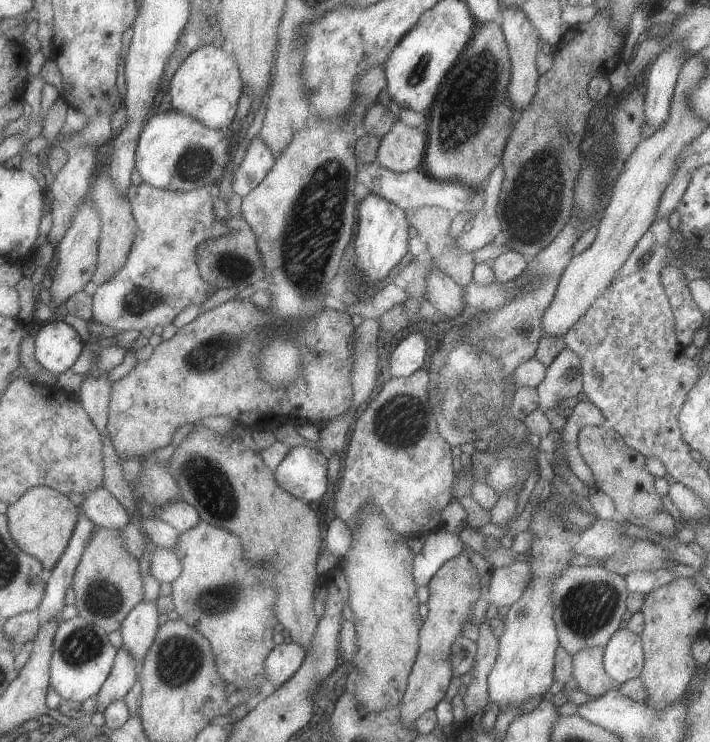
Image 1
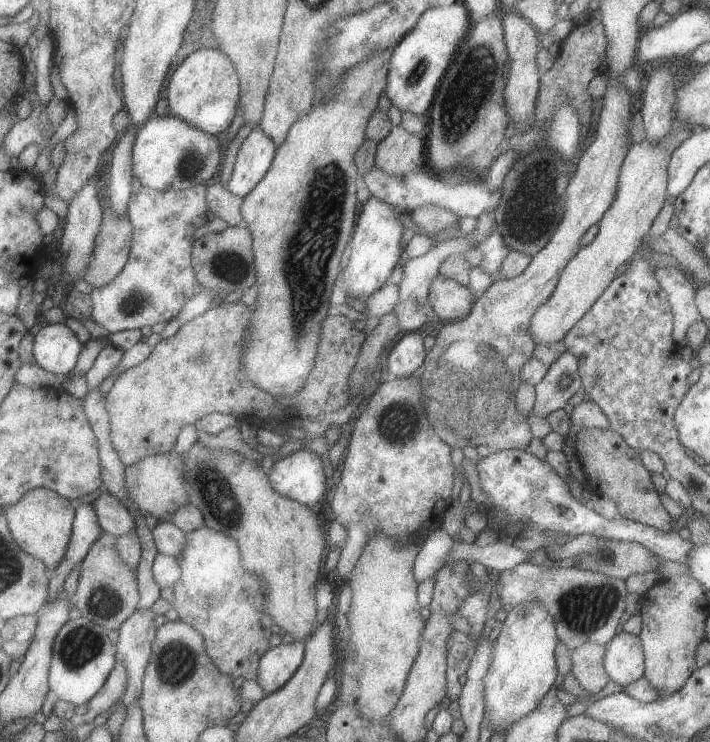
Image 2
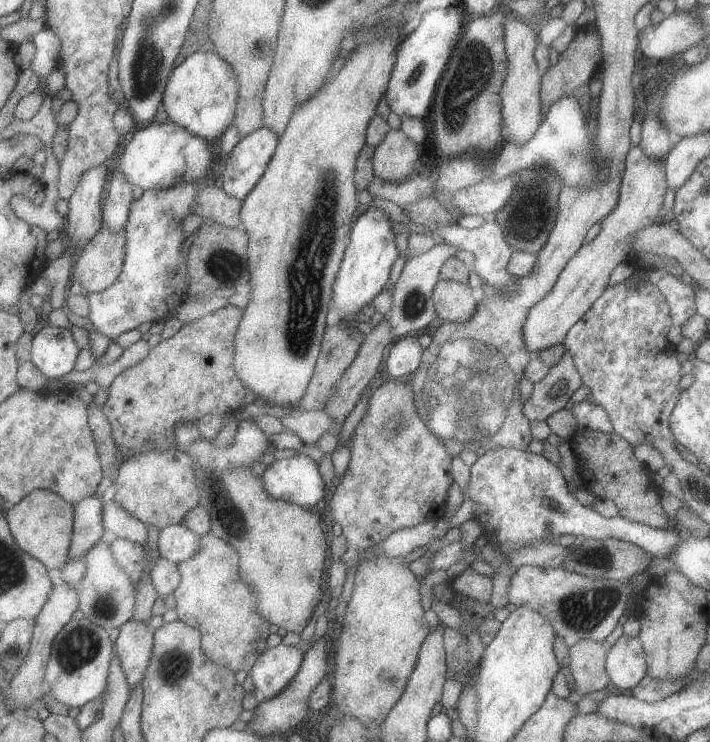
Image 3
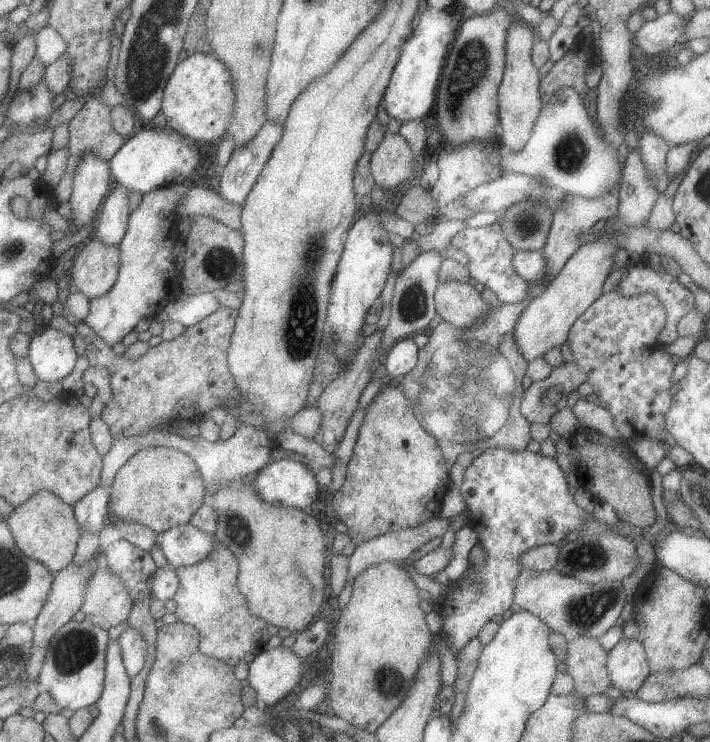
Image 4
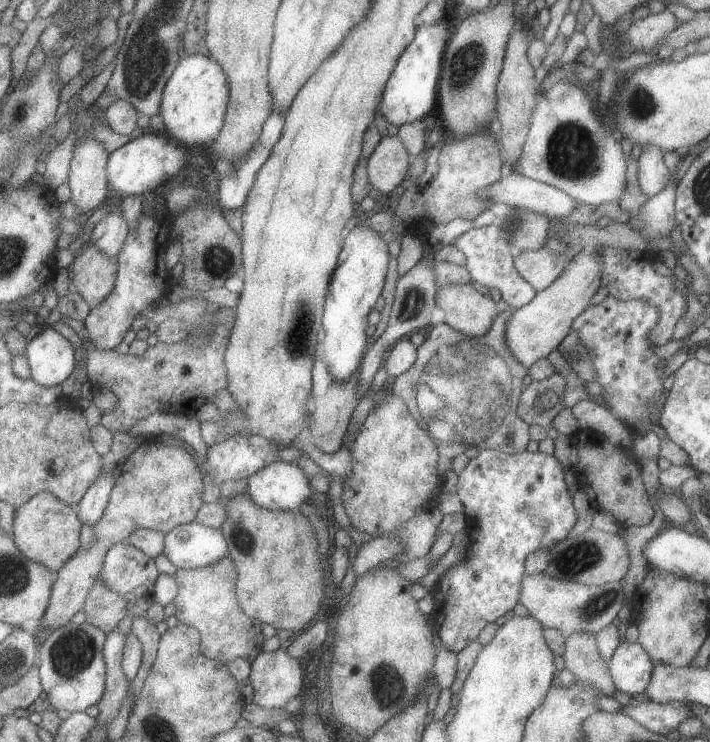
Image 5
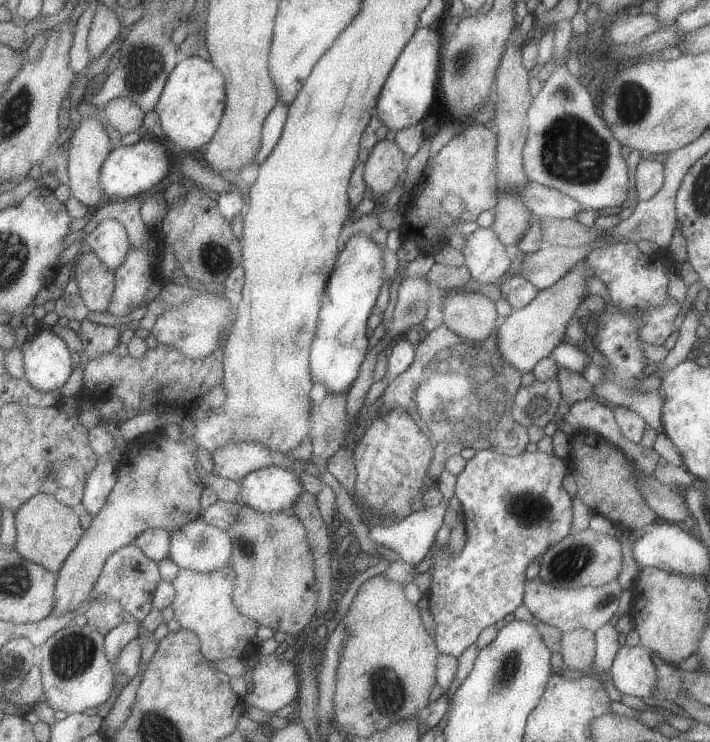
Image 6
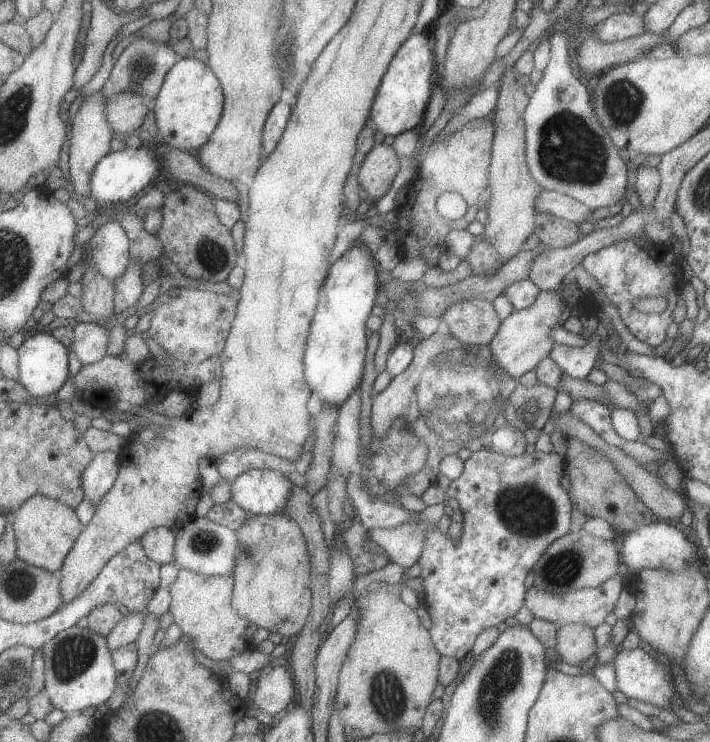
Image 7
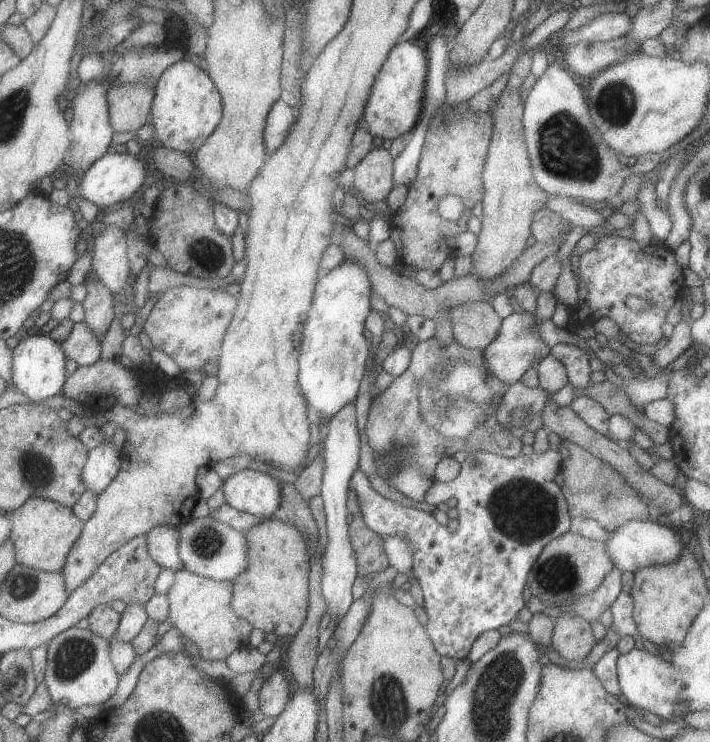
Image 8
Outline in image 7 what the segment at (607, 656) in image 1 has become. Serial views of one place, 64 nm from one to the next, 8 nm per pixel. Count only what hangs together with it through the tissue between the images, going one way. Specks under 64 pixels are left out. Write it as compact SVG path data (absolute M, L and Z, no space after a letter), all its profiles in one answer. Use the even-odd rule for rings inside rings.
M639 645L634 649L622 649L612 660L616 678L616 690L622 692L627 698L635 698L659 708L668 708L673 703L679 706L679 697L672 685L670 670L658 663L646 653L646 647Z

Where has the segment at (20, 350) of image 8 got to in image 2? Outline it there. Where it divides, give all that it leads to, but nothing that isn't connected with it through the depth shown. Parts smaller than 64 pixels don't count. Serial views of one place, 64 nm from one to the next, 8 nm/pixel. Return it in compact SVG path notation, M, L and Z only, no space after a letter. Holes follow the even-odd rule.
M48 323L36 334L34 355L37 364L55 374L69 374L77 366L84 344L65 324Z

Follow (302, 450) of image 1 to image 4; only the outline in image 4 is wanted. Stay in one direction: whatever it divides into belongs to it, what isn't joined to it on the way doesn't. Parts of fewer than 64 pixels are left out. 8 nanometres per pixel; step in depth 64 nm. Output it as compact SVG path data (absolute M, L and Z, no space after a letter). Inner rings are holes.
M277 459L260 470L254 484L268 503L304 509L319 500L317 475L309 463Z

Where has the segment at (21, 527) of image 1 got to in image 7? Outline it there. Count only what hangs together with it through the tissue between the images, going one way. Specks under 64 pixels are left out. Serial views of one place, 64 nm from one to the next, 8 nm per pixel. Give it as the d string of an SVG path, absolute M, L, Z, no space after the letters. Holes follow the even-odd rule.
M35 495L21 508L15 510L13 515L18 557L39 568L59 574L67 555L86 529L76 509L50 496Z

